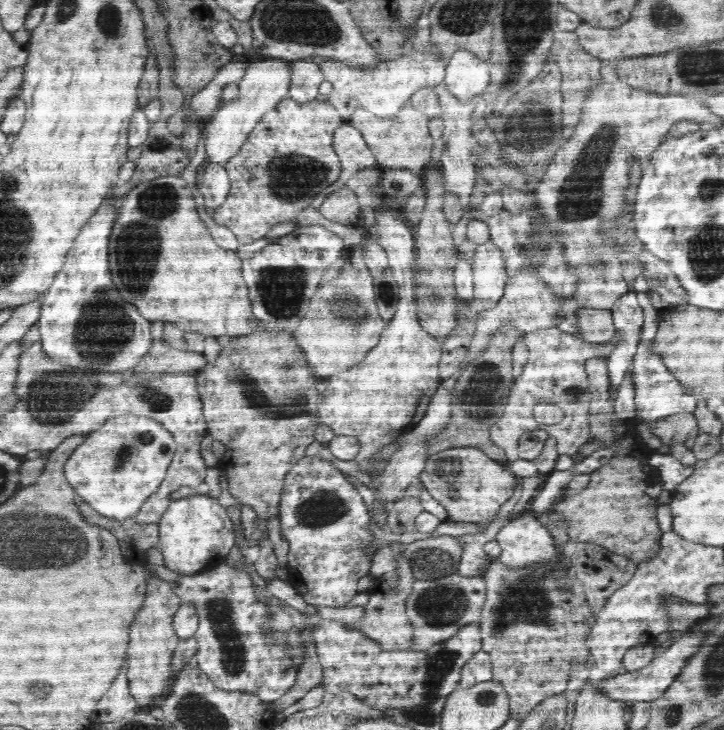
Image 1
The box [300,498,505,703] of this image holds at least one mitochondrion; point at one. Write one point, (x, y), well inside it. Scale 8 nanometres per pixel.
(443, 604)

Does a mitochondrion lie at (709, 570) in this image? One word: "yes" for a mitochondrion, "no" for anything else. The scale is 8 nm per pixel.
no

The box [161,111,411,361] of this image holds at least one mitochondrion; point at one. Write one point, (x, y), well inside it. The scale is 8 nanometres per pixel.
(281, 285)

